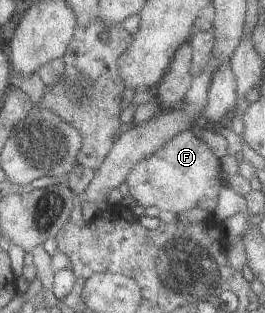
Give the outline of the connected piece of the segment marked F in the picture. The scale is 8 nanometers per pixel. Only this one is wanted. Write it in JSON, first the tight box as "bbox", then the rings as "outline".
{"bbox":[125,129,222,215],"outline":[[[185,129],[174,134],[165,144],[154,150],[149,156],[141,157],[129,169],[125,175],[125,184],[131,198],[143,207],[155,206],[160,211],[169,211],[171,214],[178,215],[183,210],[193,207],[205,209],[208,213],[214,212],[216,198],[222,184],[217,176],[220,174],[220,159],[215,157],[207,144],[195,137],[190,129]]]}

